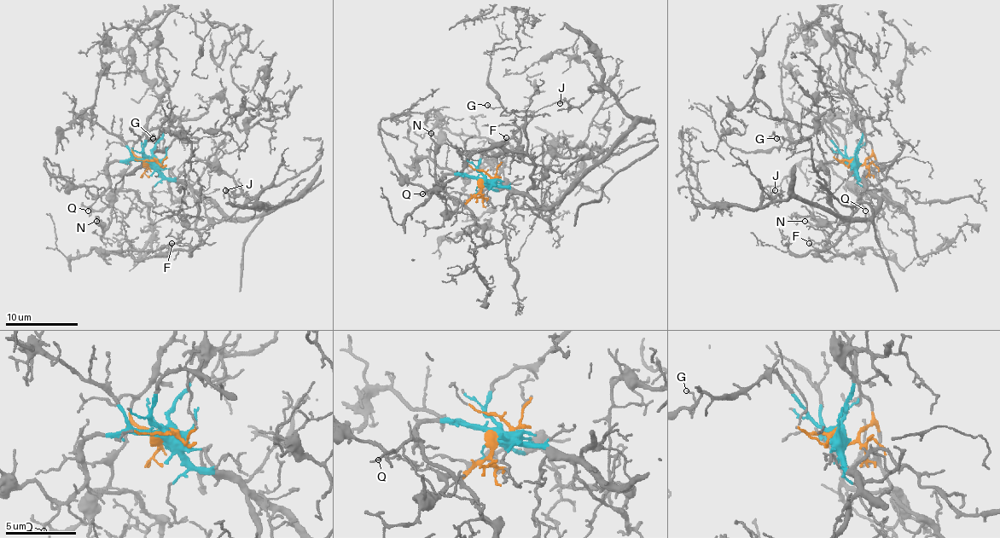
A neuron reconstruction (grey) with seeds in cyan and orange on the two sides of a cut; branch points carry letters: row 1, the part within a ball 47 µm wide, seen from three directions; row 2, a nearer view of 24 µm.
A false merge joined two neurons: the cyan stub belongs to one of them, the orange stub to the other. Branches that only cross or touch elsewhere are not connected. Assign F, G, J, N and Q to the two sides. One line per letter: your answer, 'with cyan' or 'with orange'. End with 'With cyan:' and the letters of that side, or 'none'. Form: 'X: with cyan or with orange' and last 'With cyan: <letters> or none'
F: with cyan
G: with cyan
J: with cyan
N: with orange
Q: with cyan
With cyan: F, G, J, Q

